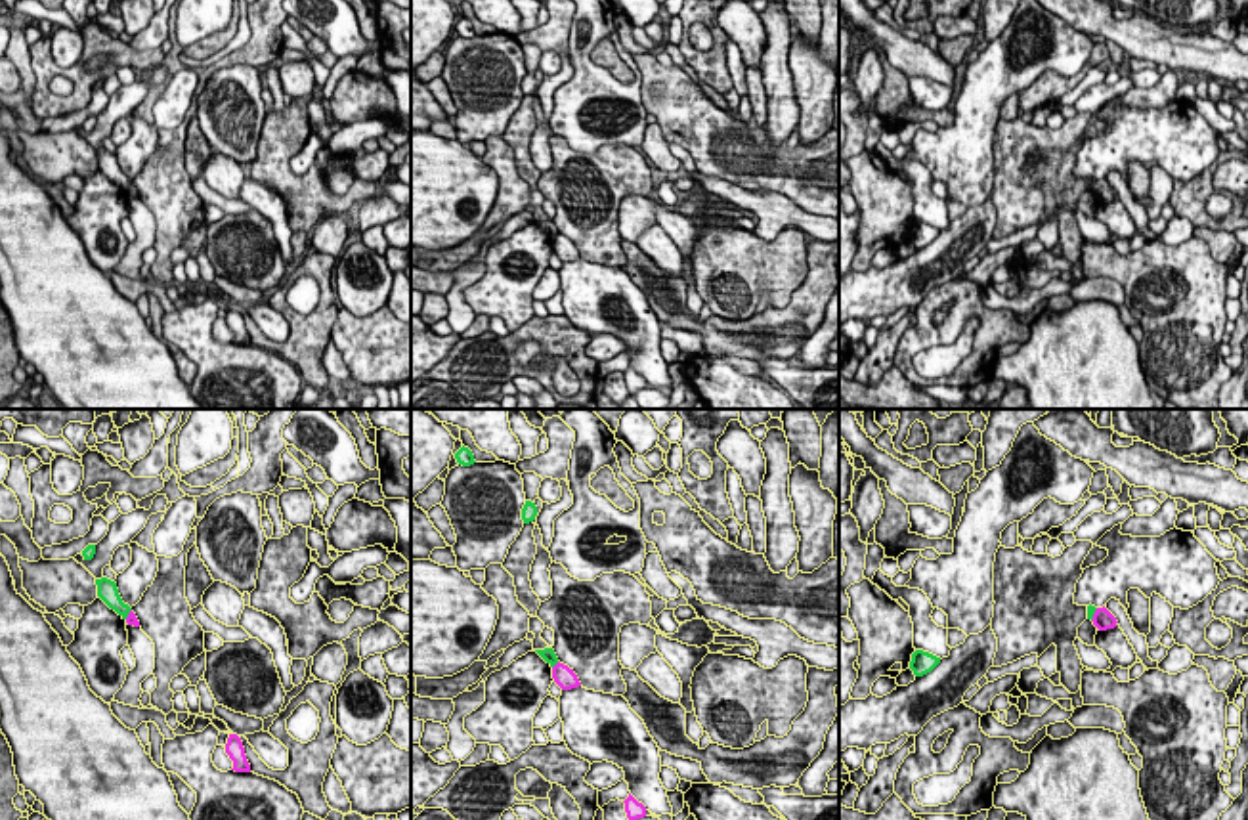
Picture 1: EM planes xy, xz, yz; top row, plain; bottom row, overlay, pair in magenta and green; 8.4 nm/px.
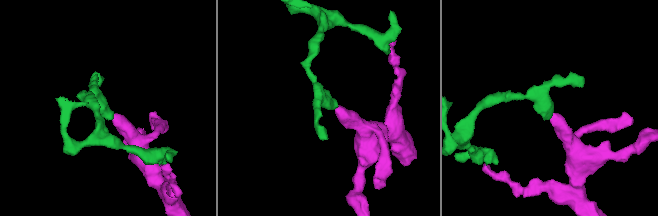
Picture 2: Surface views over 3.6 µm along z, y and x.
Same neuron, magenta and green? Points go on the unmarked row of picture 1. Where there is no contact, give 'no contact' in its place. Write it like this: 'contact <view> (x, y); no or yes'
contact xz (555, 237); no

